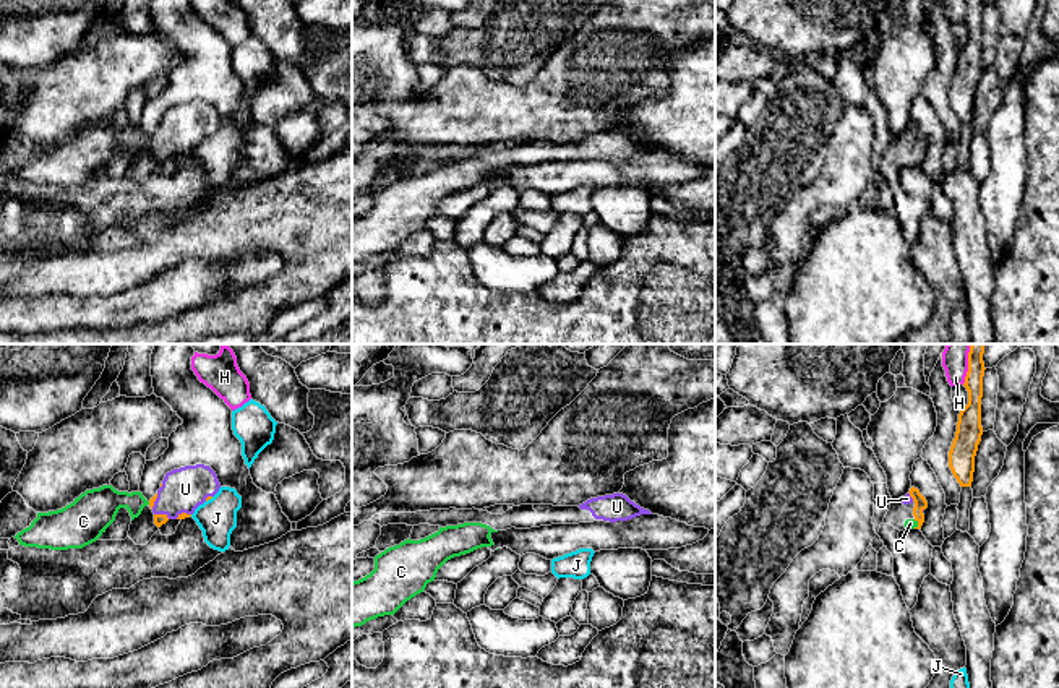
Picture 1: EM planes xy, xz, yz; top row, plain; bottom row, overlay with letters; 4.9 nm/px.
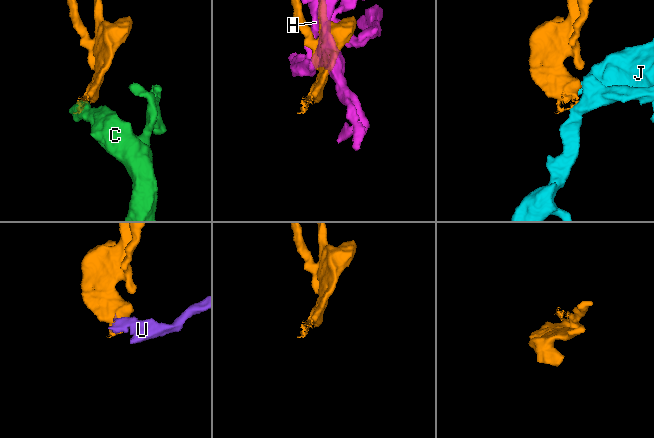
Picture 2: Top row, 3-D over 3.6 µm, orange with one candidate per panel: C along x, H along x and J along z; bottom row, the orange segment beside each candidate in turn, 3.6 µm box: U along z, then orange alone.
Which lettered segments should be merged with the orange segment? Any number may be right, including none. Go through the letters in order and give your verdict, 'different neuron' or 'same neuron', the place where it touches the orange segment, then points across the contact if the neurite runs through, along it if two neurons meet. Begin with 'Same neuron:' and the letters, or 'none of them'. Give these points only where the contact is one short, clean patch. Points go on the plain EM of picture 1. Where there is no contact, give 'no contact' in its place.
Same neuron: C, U
C: same neuron; contact yz (918, 161); way yz (920, 138), (918, 161), (910, 159)
H: different neuron; contact yz (967, 10)
J: different neuron; contact xy (210, 135); border xy (213, 133), (206, 138)
U: same neuron; contact xy (182, 150)

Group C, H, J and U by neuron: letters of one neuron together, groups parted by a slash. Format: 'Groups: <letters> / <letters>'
Groups: C U / H / J

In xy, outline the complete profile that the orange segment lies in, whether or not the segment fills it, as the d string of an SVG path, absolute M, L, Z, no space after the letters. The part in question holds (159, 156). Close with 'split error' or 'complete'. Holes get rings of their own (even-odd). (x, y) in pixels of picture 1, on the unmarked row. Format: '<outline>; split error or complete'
M204 101L185 102L165 110L161 125L149 136L154 161L190 154L195 146L211 136L221 125L216 109Z; split error

